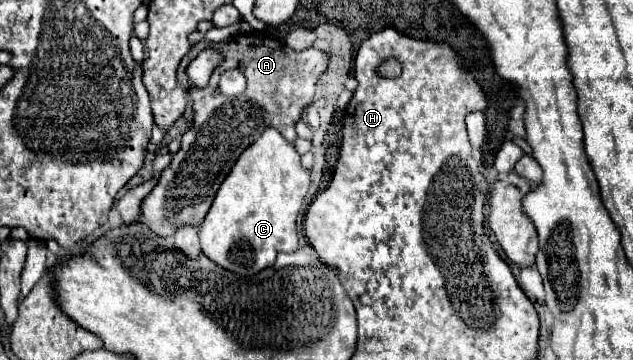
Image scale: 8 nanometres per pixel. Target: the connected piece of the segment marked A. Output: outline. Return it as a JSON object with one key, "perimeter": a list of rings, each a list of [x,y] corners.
{"perimeter":[[[239,34],[231,42],[223,44],[211,44],[201,40],[179,64],[177,78],[183,86],[191,88],[191,82],[187,78],[187,66],[205,48],[213,48],[223,56],[219,66],[215,68],[217,76],[225,70],[241,70],[247,78],[247,88],[239,98],[223,96],[219,92],[219,82],[209,82],[205,88],[189,90],[195,110],[193,126],[183,134],[181,150],[173,154],[173,160],[161,172],[157,186],[141,204],[139,222],[147,224],[155,234],[163,238],[173,236],[173,232],[181,224],[199,226],[201,220],[205,220],[217,188],[231,172],[241,152],[249,144],[253,144],[265,128],[273,126],[285,136],[285,140],[295,142],[295,124],[303,116],[305,108],[311,104],[315,94],[315,82],[327,70],[330,59],[326,52],[313,47],[303,52],[289,50],[287,46],[279,44],[269,36]]]}

